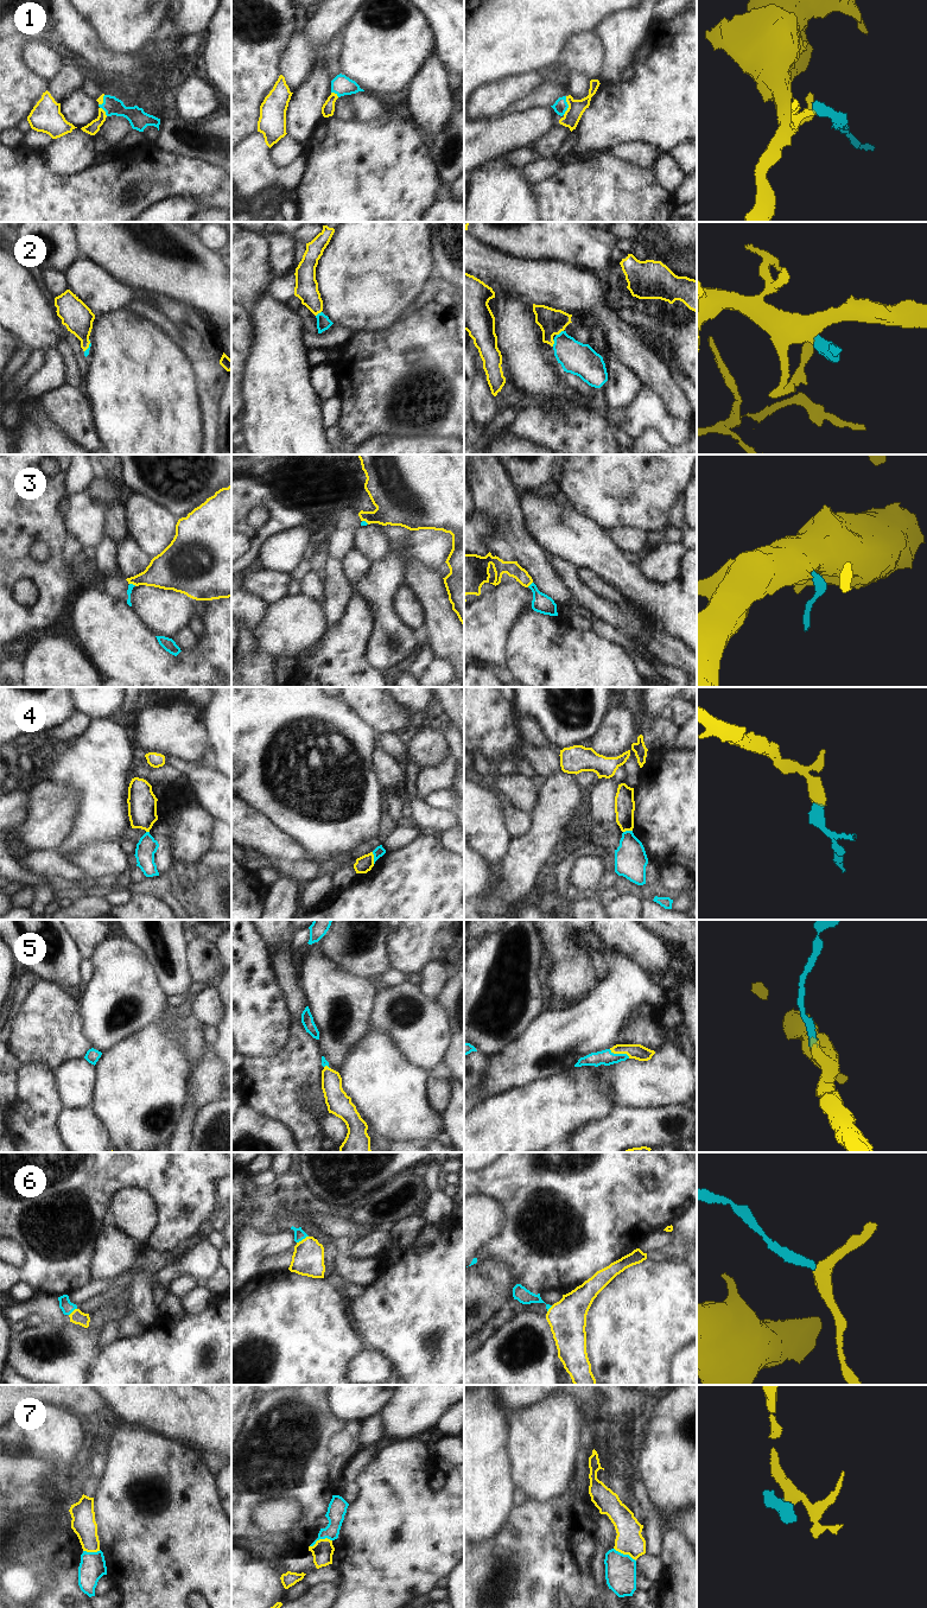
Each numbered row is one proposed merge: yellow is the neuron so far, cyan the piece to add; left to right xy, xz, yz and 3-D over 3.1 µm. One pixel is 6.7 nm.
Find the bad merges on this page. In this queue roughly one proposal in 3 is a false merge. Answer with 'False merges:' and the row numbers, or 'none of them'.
False merges: 4, 7

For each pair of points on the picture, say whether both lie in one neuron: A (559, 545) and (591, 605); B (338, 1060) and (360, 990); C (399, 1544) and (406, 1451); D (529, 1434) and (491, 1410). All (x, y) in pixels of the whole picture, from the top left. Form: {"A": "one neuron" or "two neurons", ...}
{"A": "two neurons", "B": "one neuron", "C": "one neuron", "D": "two neurons"}

